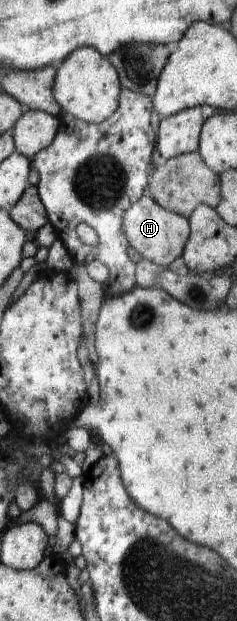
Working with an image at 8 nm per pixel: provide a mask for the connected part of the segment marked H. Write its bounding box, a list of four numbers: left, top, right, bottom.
[122,194,190,267]

